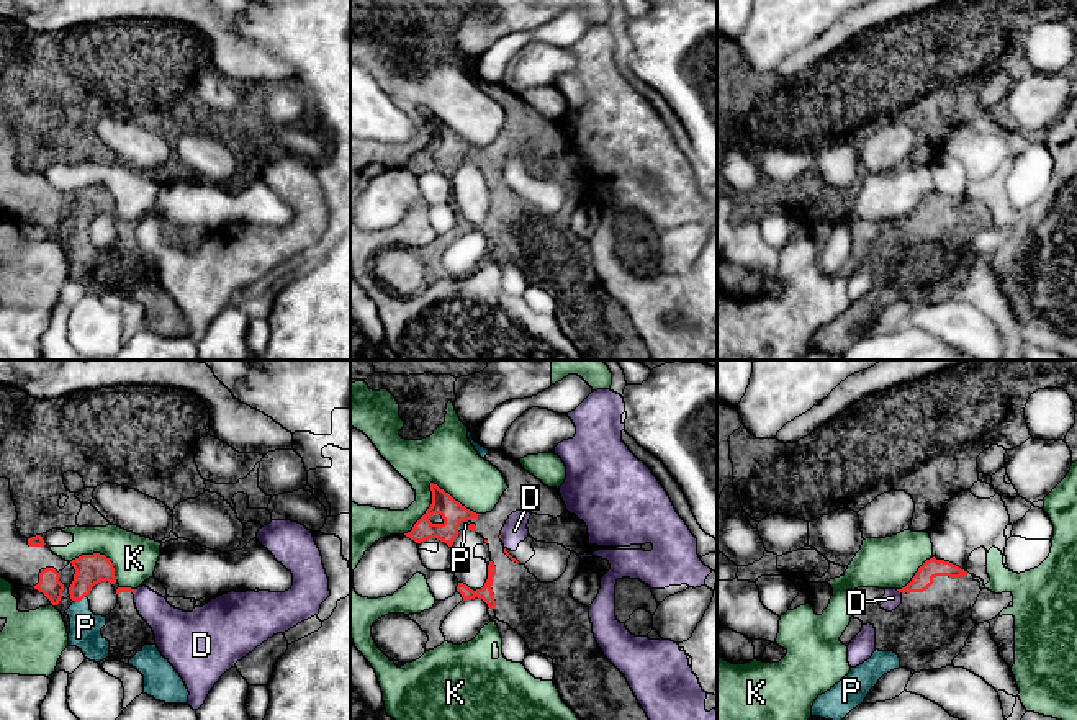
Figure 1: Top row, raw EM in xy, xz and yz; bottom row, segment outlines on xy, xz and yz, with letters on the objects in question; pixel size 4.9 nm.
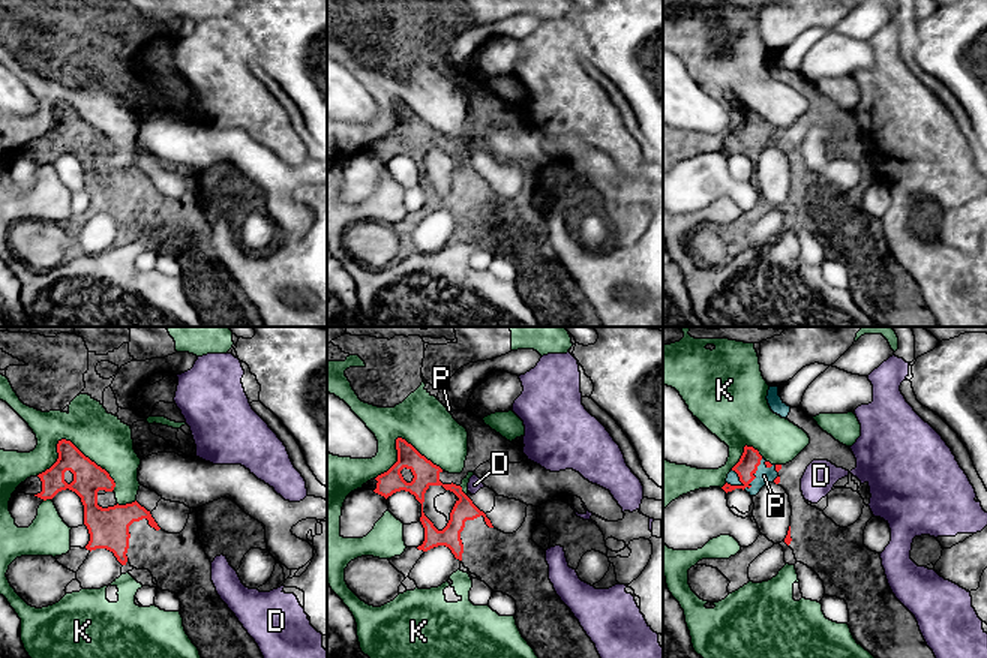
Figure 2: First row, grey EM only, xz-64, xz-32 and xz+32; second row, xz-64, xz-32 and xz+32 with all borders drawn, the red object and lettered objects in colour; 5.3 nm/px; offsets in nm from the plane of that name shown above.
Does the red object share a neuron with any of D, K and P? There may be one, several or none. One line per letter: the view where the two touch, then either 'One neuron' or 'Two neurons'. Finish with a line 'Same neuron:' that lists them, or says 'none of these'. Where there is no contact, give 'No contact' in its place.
D: Touches red in yz. Two neurons
K: Touches red in xz. Two neurons
P: Touches red in xy. One neuron
Same neuron: P

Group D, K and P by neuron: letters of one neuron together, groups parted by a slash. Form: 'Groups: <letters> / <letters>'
Groups: D K / P

